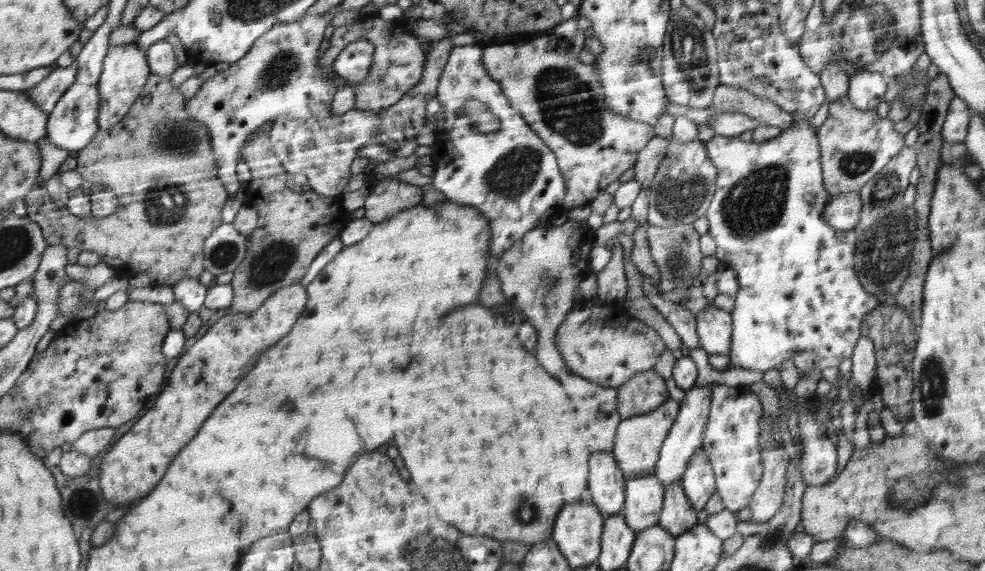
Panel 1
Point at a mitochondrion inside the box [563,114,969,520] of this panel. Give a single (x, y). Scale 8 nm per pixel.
(753, 207)

